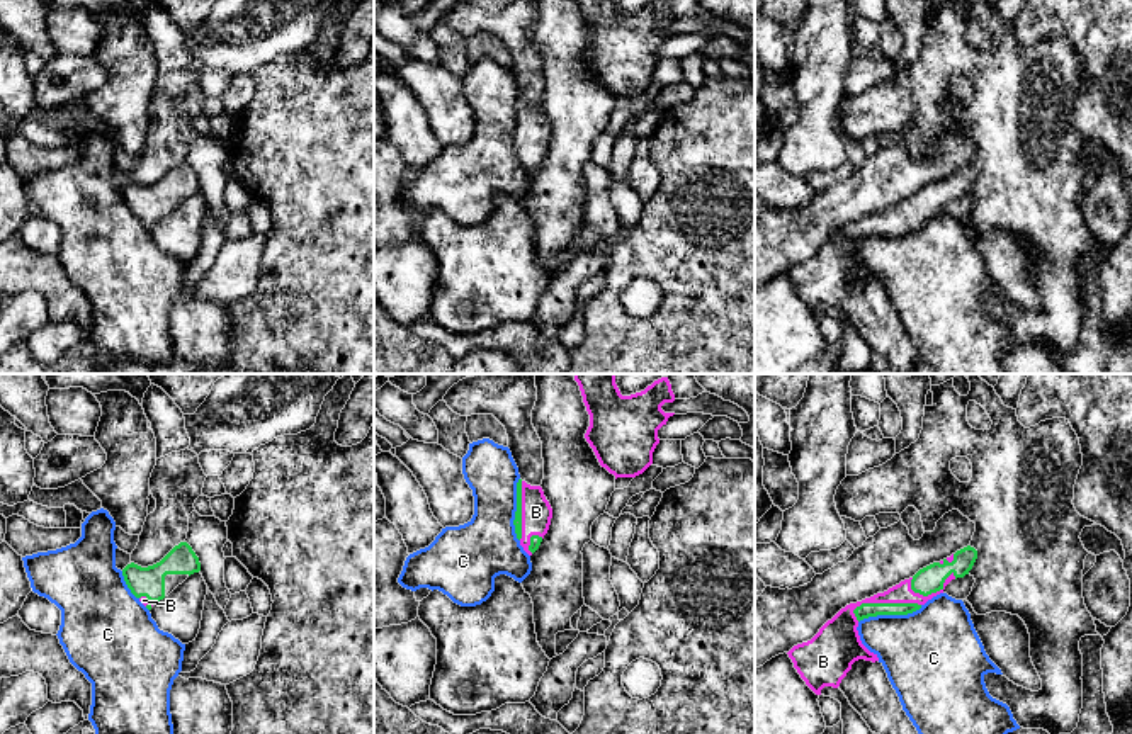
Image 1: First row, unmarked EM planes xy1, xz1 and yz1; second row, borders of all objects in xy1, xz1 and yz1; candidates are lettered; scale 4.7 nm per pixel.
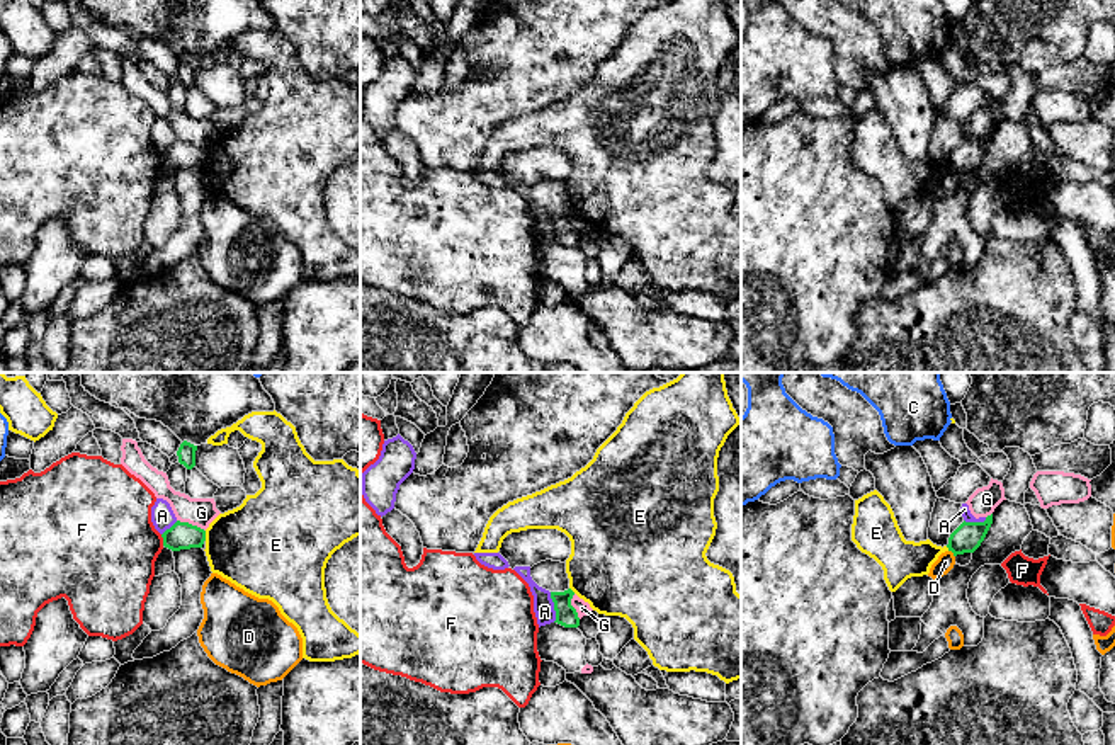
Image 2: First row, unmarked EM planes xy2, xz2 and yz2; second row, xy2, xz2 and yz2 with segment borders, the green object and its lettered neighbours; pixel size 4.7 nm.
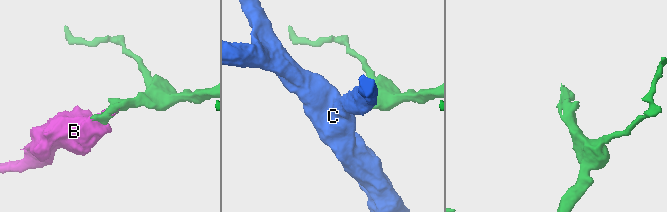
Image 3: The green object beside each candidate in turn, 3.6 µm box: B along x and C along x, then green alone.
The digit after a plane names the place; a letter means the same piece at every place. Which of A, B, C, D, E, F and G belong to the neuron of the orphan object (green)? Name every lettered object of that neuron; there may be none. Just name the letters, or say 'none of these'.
B

